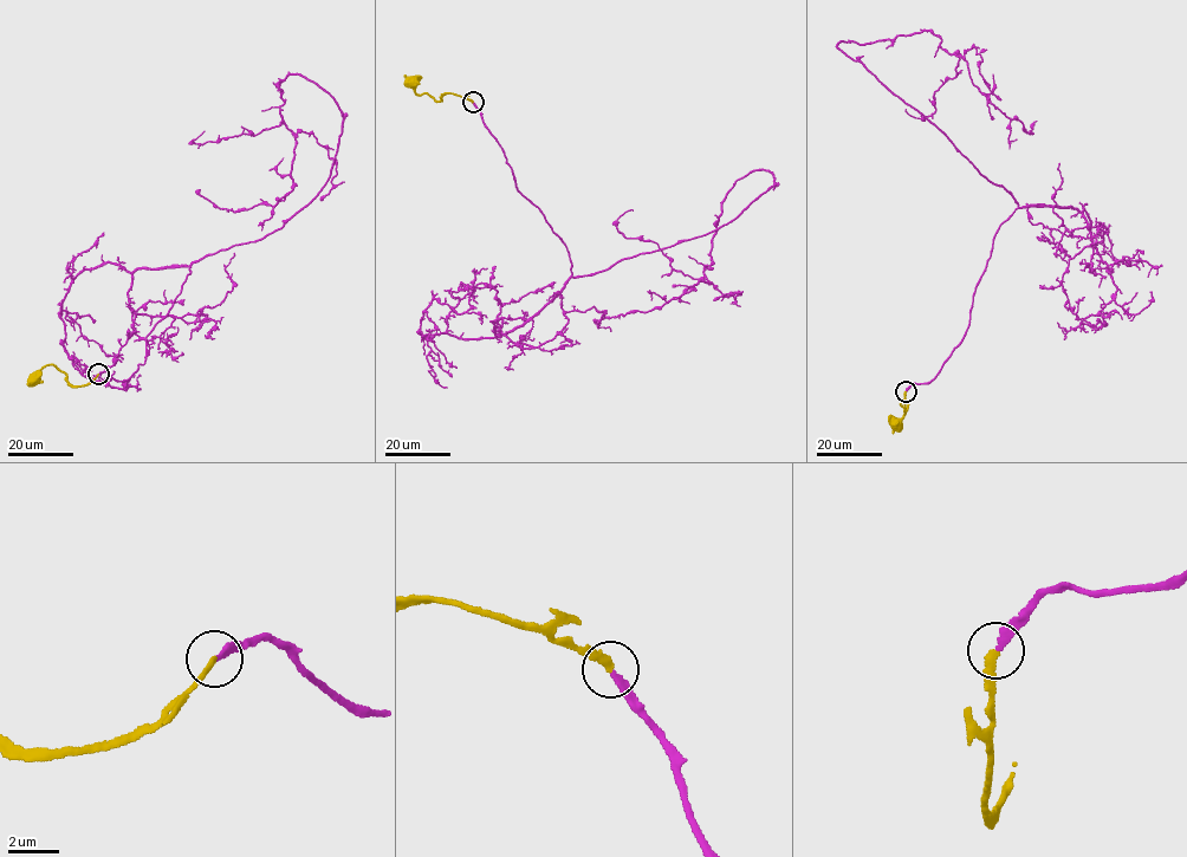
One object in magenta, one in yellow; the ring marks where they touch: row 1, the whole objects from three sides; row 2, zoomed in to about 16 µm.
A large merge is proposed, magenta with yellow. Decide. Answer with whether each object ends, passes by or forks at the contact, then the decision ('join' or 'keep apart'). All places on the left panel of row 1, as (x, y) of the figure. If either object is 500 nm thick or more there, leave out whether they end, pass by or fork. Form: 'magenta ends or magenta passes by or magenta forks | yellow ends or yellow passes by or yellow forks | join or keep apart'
magenta ends | yellow ends | join

